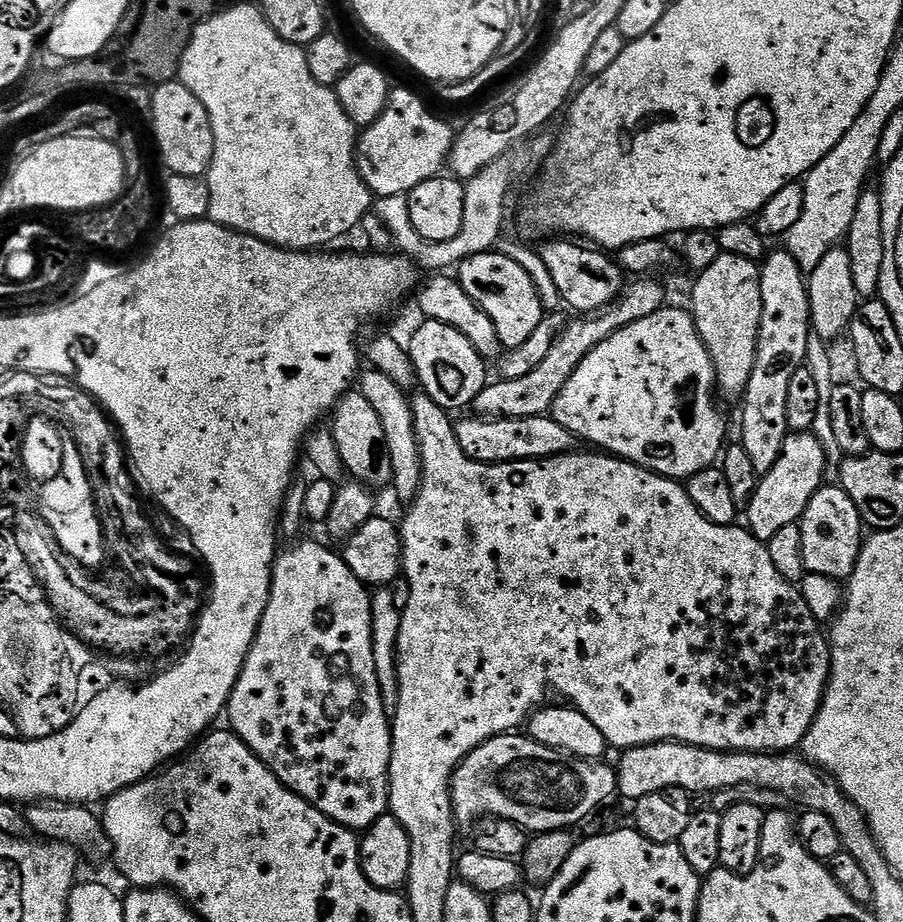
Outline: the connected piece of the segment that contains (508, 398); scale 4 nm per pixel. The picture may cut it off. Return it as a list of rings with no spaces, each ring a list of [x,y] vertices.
[[[637,279],[629,288],[627,285],[620,295],[599,314],[576,318],[573,324],[572,321],[565,323],[564,331],[560,333],[554,346],[550,346],[550,354],[546,354],[544,361],[531,374],[526,374],[526,378],[489,383],[479,392],[474,401],[475,415],[480,418],[517,420],[551,413],[554,398],[558,398],[562,386],[570,382],[570,374],[574,374],[578,362],[582,362],[582,358],[586,358],[586,354],[590,354],[594,346],[606,342],[606,338],[610,338],[618,330],[628,328],[642,318],[650,318],[650,314],[665,307],[664,292],[652,280],[655,279]]]

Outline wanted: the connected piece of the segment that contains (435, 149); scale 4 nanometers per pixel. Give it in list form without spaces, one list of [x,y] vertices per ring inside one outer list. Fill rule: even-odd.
[[[393,87],[388,105],[373,124],[359,133],[356,169],[373,197],[407,197],[422,182],[441,175],[452,152],[454,128],[439,120],[408,88]]]

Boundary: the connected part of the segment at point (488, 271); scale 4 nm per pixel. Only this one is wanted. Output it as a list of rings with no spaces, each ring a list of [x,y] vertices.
[[[499,250],[474,254],[463,260],[458,265],[458,279],[462,290],[466,290],[466,294],[470,294],[470,298],[474,298],[474,302],[484,311],[486,318],[494,322],[494,330],[498,330],[498,338],[505,349],[522,346],[546,314],[538,298],[538,290],[534,282],[530,282],[530,274],[526,274],[518,262],[506,258]]]

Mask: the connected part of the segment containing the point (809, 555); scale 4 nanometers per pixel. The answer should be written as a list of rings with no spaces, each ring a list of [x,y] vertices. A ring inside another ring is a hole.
[[[823,485],[807,504],[799,526],[802,530],[803,566],[809,575],[842,582],[853,572],[864,541],[864,523],[854,500],[839,485]]]

